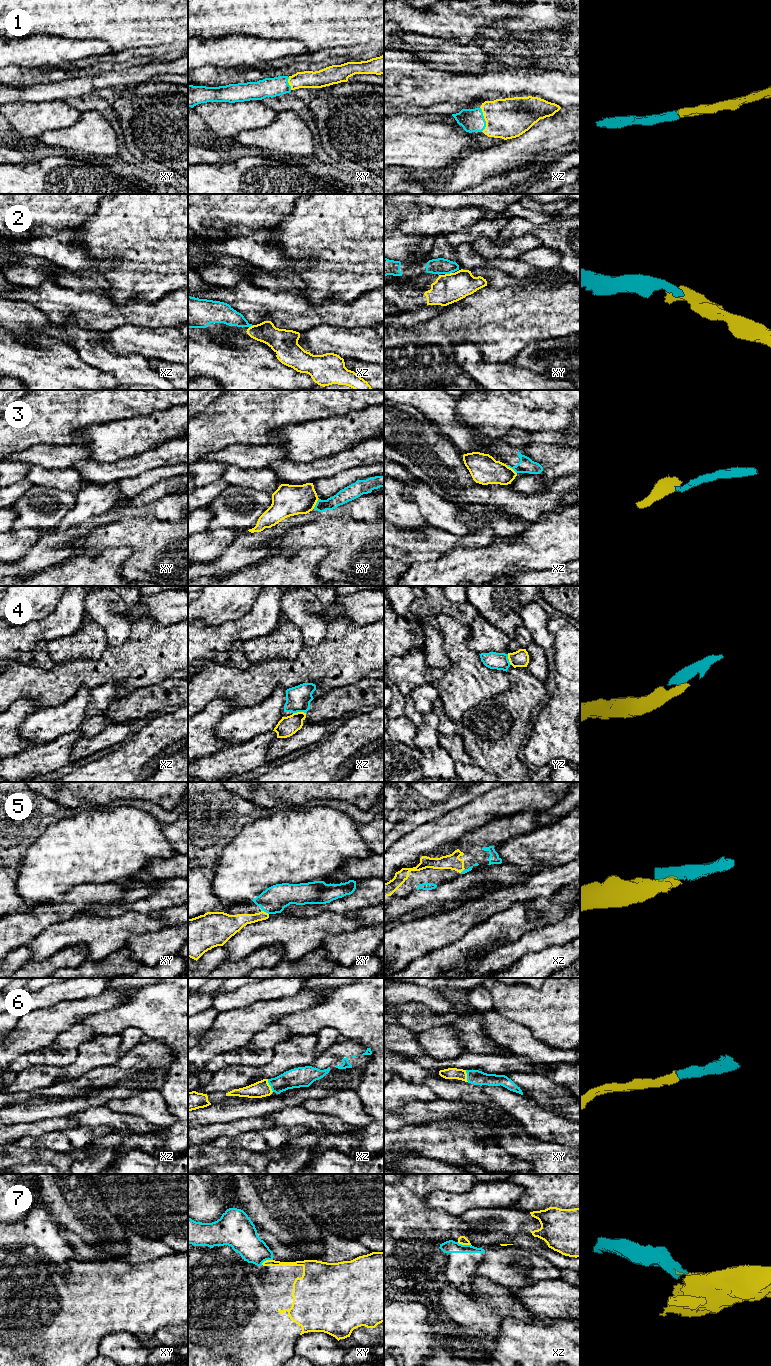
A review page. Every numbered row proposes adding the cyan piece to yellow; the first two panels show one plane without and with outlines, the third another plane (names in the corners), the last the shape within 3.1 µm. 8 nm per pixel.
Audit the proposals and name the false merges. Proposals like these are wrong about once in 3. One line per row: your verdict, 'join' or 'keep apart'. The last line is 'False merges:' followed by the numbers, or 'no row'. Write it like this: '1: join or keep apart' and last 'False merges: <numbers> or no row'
1: join
2: keep apart
3: keep apart
4: join
5: join
6: join
7: keep apart
False merges: 2, 3, 7

